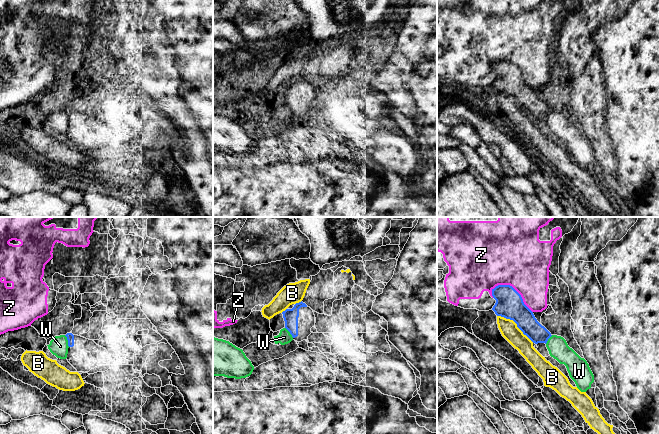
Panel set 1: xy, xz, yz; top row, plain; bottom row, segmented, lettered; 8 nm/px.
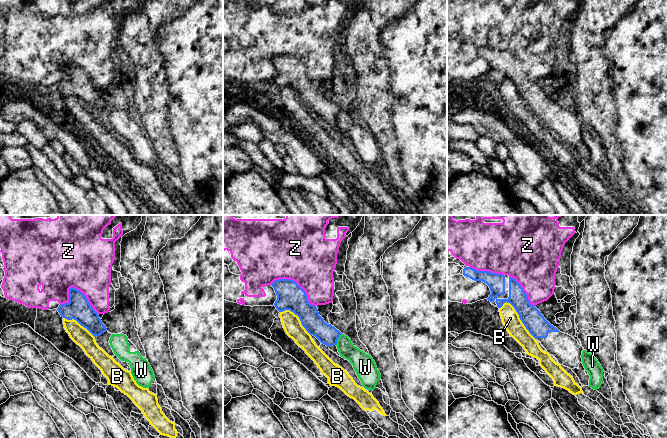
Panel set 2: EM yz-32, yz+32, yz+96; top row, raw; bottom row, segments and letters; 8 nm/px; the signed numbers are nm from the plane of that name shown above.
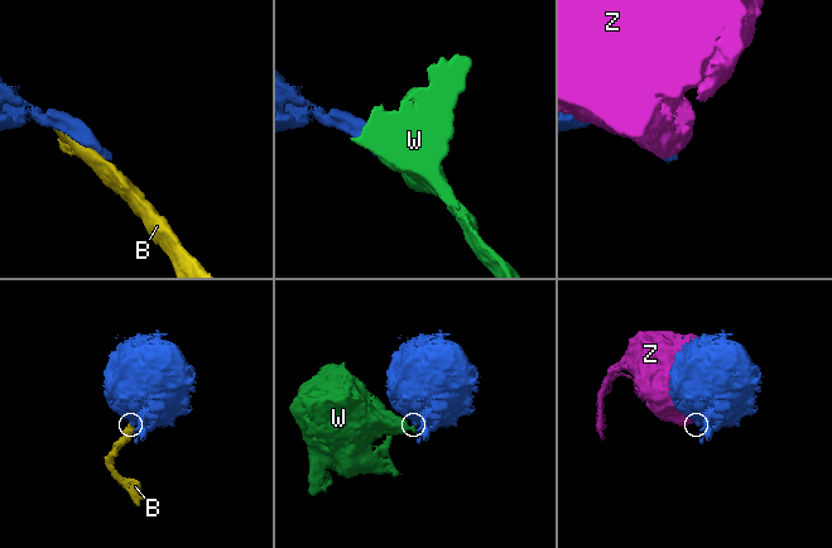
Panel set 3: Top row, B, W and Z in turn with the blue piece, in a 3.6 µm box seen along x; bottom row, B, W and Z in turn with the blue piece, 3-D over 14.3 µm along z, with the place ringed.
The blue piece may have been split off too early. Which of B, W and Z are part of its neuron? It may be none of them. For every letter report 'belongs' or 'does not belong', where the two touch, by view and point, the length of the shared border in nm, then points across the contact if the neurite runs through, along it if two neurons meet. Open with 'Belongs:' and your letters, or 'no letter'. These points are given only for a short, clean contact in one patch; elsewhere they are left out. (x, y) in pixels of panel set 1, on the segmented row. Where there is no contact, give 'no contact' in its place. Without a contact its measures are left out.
Belongs: no letter
B: does not belong; contact yz (516, 323); length 360 nm
W: does not belong; contact xy (68, 341); length 100 nm; border xy (64, 335), (69, 346)
Z: does not belong; contact yz (514, 289); length 380 nm

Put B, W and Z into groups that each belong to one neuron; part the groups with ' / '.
B / W / Z

